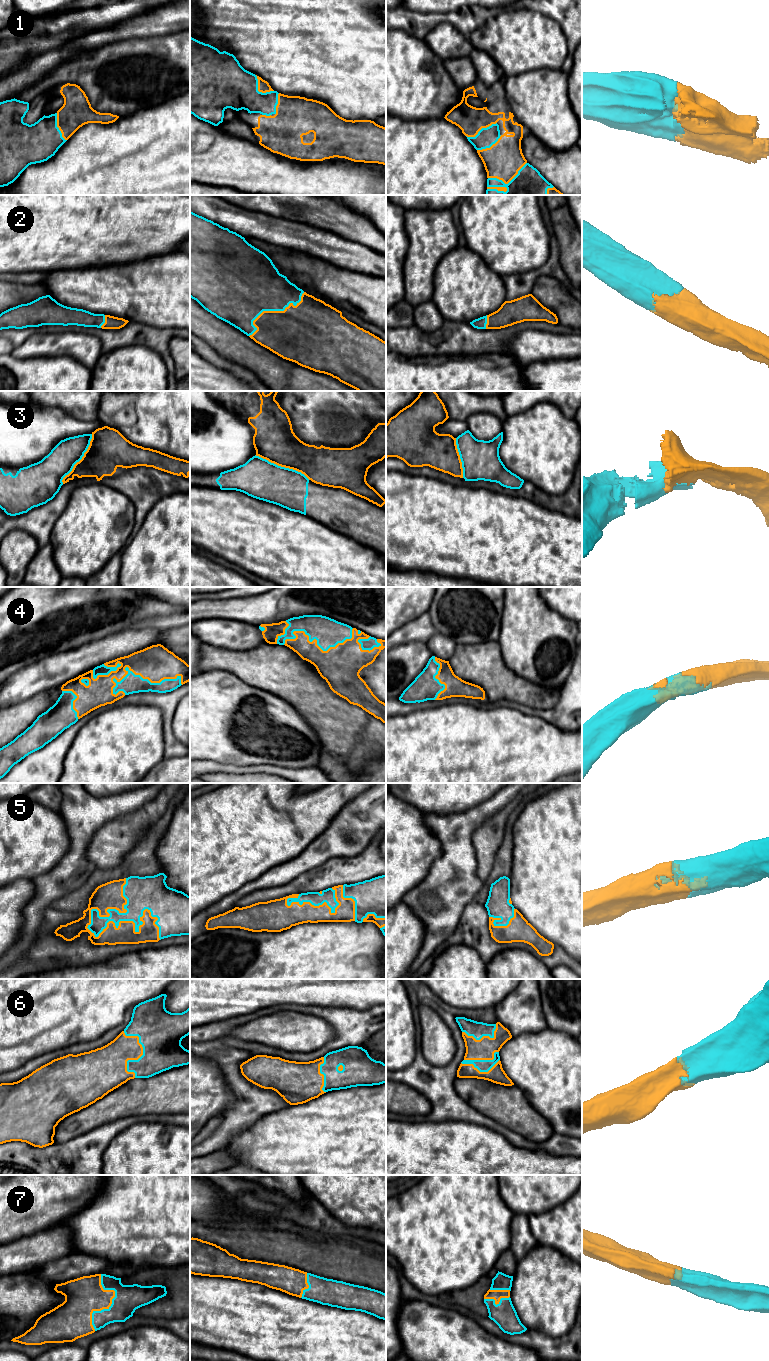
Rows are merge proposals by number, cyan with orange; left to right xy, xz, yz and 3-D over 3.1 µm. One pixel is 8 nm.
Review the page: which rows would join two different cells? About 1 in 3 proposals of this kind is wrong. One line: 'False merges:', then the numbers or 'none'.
False merges: 3

